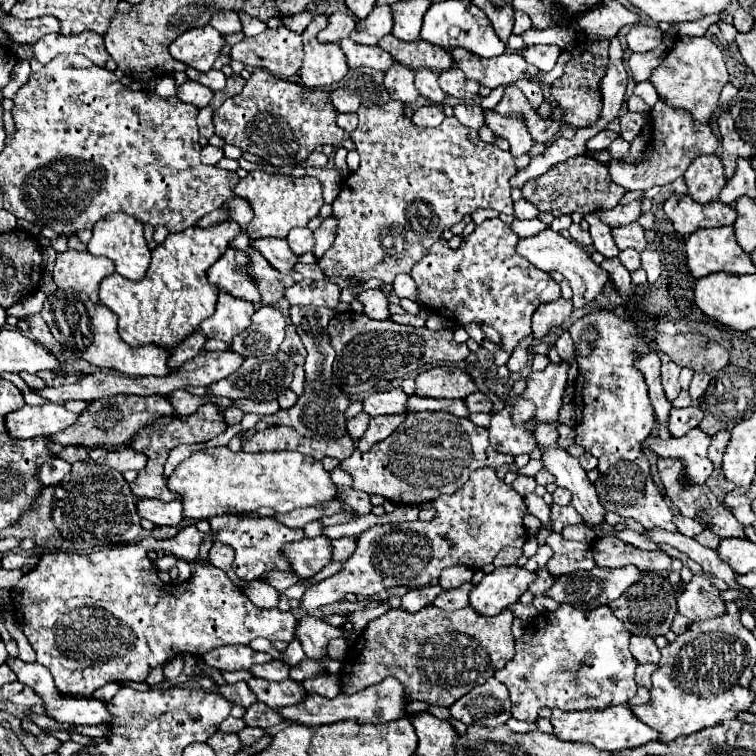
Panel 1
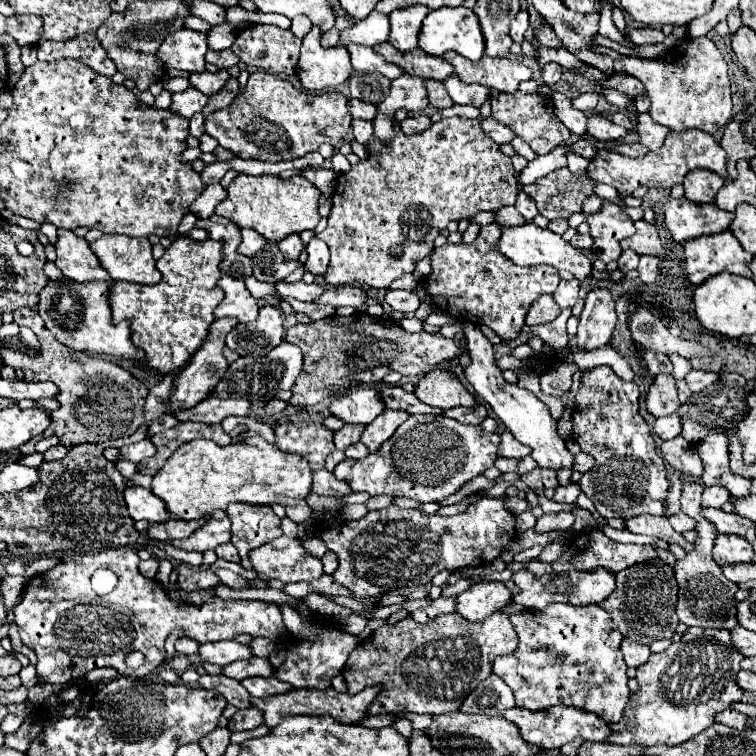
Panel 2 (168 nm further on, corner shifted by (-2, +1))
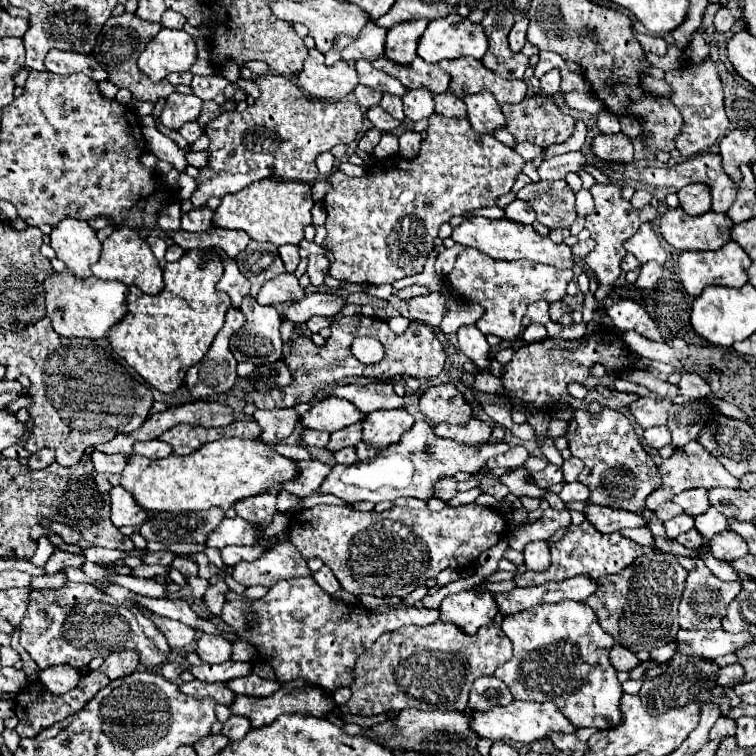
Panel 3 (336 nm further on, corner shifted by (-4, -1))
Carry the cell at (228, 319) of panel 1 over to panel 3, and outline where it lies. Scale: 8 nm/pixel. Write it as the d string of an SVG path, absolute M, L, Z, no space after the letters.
M220 258L224 266L224 274L218 282L220 290L226 290L226 294L232 298L232 306L240 306L242 298L250 292L250 282L242 276L242 272L236 266L234 258Z

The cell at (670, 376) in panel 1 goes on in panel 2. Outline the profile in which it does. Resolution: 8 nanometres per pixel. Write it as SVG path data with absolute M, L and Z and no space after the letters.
M660 374L654 378L654 384L650 386L646 396L646 408L656 418L678 412L680 408L678 388L676 388L676 378L672 374Z

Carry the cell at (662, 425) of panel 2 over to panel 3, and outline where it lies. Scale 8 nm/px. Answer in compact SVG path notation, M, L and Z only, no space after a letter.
M666 426L648 428L648 430L644 430L642 438L644 438L644 444L648 444L650 448L656 448L656 450L660 450L666 444L670 444L670 434L668 434Z

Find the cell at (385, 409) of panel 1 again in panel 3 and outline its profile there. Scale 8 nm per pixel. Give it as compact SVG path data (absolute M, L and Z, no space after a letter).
M324 398L308 410L300 424L308 430L324 430L324 432L336 432L340 428L346 428L354 422L362 420L362 412L356 410L350 402L344 402L342 398Z

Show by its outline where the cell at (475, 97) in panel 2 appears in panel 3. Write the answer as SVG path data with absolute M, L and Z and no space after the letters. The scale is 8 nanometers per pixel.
M486 90L464 98L468 108L468 120L478 134L494 134L506 126L506 116L500 110L500 104Z

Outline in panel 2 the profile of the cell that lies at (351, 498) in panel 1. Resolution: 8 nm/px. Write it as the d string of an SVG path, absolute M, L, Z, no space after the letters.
M318 470L318 472L314 472L312 492L316 492L318 496L328 496L328 498L344 498L344 496L352 494L352 488L346 482L338 480L332 472Z

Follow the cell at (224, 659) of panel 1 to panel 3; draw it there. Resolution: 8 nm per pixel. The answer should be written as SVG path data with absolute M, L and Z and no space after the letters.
M202 634L200 640L196 642L196 654L202 658L202 662L222 664L222 662L230 660L232 644L228 640L224 640L222 636Z

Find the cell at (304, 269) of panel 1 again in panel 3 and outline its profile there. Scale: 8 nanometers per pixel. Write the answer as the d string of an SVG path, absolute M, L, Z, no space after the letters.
M250 240L248 246L236 256L240 272L252 284L252 298L256 298L260 286L274 278L276 274L284 274L284 264L280 262L278 248L270 242L256 242Z

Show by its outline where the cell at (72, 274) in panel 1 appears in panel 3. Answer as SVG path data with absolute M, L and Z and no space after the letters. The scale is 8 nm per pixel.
M64 218L50 234L50 246L56 256L72 268L78 278L92 276L92 264L98 262L102 242L96 238L96 230L84 220Z

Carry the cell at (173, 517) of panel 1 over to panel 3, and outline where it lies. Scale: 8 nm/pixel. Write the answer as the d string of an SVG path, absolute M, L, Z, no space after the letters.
M114 486L108 492L110 496L110 518L116 526L140 526L148 516L146 510L140 510L132 496L124 492L122 486Z

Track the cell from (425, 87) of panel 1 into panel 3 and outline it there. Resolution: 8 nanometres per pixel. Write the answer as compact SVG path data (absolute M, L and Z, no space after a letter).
M444 92L444 94L436 94L434 102L436 102L436 114L466 118L466 104L462 98L456 98L454 94Z

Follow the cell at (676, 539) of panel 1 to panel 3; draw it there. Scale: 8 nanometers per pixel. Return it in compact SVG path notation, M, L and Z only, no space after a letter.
M588 502L582 512L584 512L584 518L592 526L596 526L596 530L602 534L612 534L612 532L618 532L620 528L646 526L646 518L640 514L628 514L626 510L616 510L610 506L598 506L592 502Z

